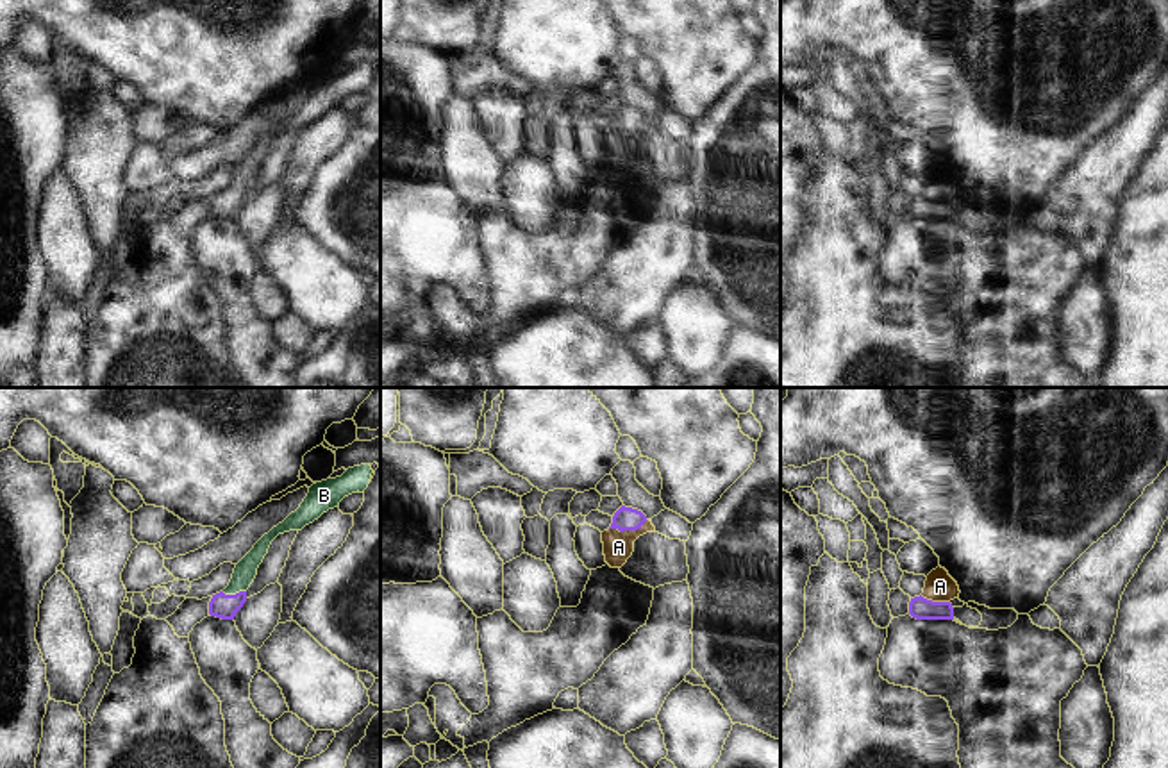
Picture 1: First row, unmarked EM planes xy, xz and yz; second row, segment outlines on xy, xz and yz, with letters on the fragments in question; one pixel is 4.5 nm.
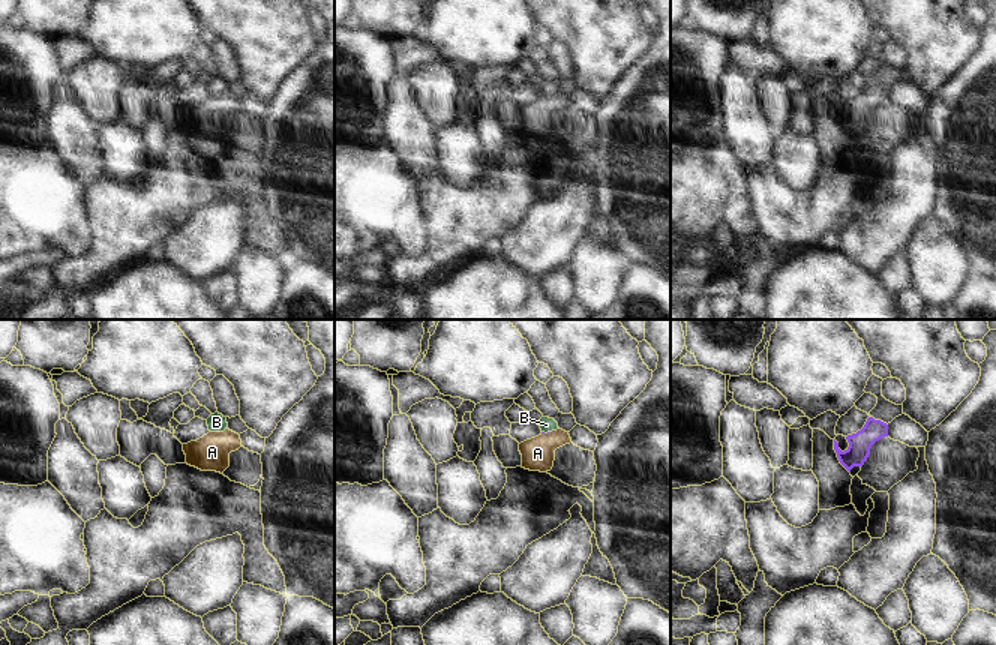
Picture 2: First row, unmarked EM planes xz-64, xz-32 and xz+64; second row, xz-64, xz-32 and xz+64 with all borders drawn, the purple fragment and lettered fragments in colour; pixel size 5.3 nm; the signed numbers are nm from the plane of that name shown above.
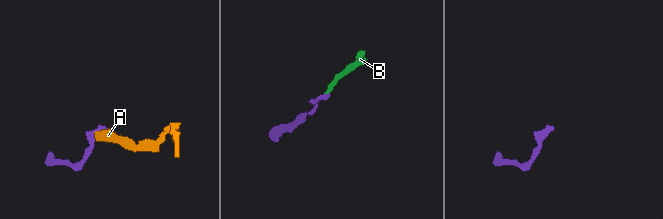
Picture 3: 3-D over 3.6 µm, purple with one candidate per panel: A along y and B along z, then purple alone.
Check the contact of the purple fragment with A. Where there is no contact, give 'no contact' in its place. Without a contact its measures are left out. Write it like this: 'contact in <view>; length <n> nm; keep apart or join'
contact in xz; length 180 nm; keep apart

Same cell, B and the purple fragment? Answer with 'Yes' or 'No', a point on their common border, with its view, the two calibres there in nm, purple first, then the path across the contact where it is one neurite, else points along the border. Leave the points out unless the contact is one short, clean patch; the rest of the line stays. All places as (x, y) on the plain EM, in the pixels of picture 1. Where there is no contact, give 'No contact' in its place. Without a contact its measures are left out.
Yes. Touches purple at xy (233, 195). Thickness 110 nm (purple) against 100 nm. Path across: xy (222, 206), (233, 195), (245, 170).

